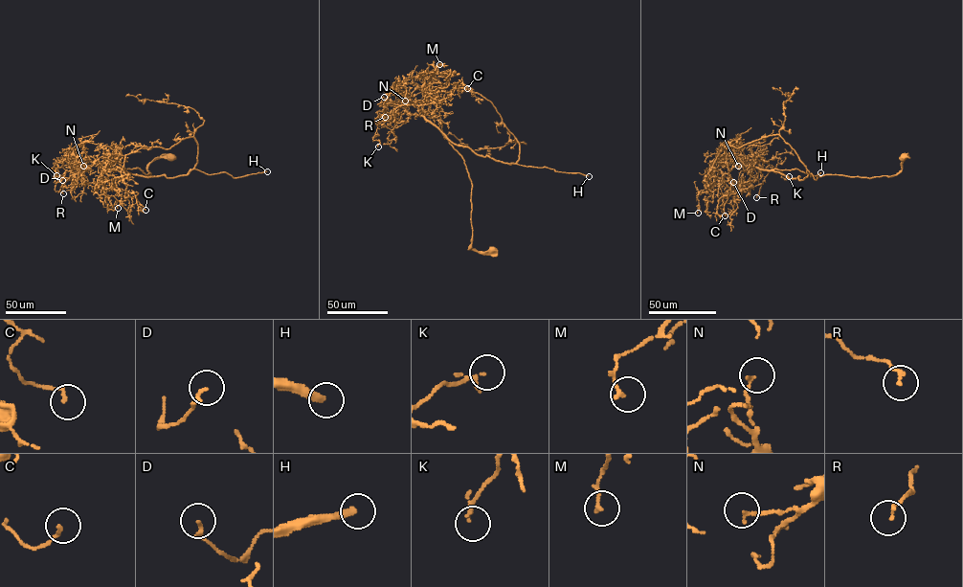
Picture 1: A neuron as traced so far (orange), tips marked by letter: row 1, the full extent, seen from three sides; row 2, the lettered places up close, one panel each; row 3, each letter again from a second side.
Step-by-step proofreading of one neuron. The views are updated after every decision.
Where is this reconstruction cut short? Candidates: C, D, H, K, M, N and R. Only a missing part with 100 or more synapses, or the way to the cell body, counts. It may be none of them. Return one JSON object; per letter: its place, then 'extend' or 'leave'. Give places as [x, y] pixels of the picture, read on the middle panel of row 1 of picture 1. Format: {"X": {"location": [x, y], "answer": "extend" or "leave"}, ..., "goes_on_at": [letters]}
{"C": {"location": [467, 88], "answer": "leave"}, "D": {"location": [384, 97], "answer": "leave"}, "H": {"location": [589, 176], "answer": "extend"}, "K": {"location": [378, 146], "answer": "leave"}, "M": {"location": [439, 64], "answer": "leave"}, "N": {"location": [405, 101], "answer": "leave"}, "R": {"location": [385, 117], "answer": "leave"}, "goes_on_at": ["H"]}

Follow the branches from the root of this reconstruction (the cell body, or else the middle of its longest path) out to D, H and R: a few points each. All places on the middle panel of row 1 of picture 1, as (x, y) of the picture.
D: (493, 250), (469, 249), (472, 182), (461, 156), (426, 118), (420, 104), (381, 102), (384, 97)
H: (493, 250), (469, 249), (472, 182), (462, 157), (441, 131), (454, 143), (495, 160), (589, 176)
R: (493, 250), (469, 249), (472, 182), (461, 156), (422, 116), (411, 114), (391, 132), (376, 120), (385, 117)

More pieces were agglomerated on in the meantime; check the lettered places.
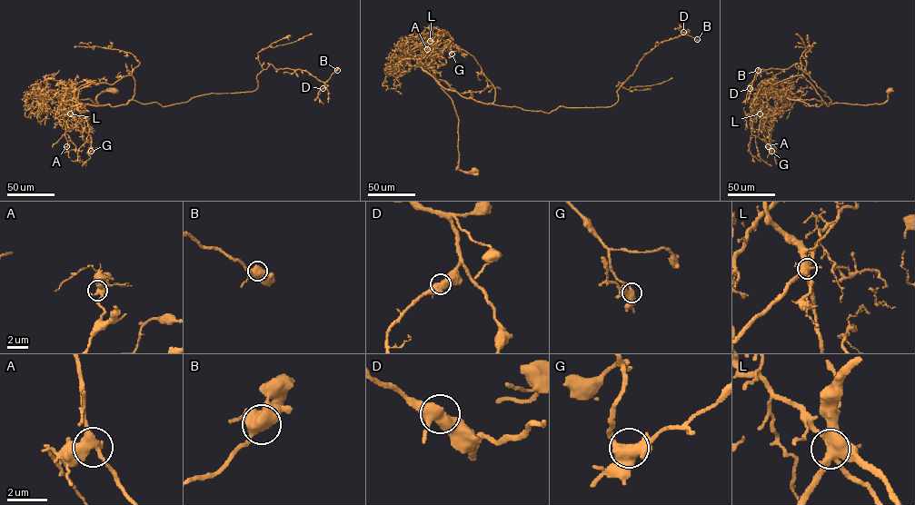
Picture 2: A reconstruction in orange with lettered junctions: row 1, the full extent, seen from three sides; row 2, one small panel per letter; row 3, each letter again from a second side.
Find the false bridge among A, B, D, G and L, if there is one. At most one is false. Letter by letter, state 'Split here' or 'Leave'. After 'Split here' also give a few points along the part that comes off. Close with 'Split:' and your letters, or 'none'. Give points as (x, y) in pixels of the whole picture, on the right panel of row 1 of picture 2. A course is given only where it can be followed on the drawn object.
A: Leave
B: Leave
D: Leave
G: Leave
L: Split here. Course of the part to remove: (760, 113), (750, 122), (750, 133), (755, 136), (760, 158), (771, 165)
Split: L

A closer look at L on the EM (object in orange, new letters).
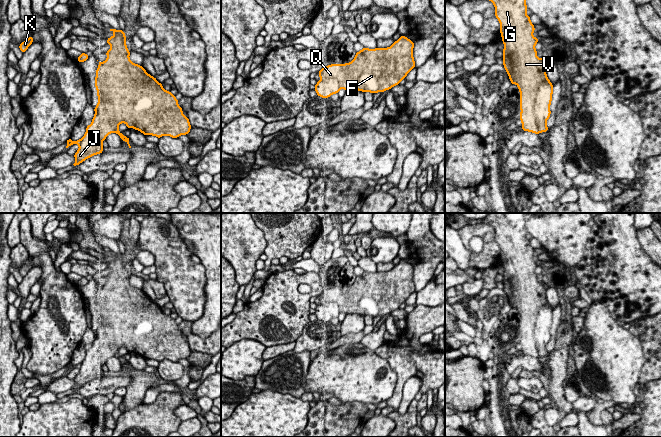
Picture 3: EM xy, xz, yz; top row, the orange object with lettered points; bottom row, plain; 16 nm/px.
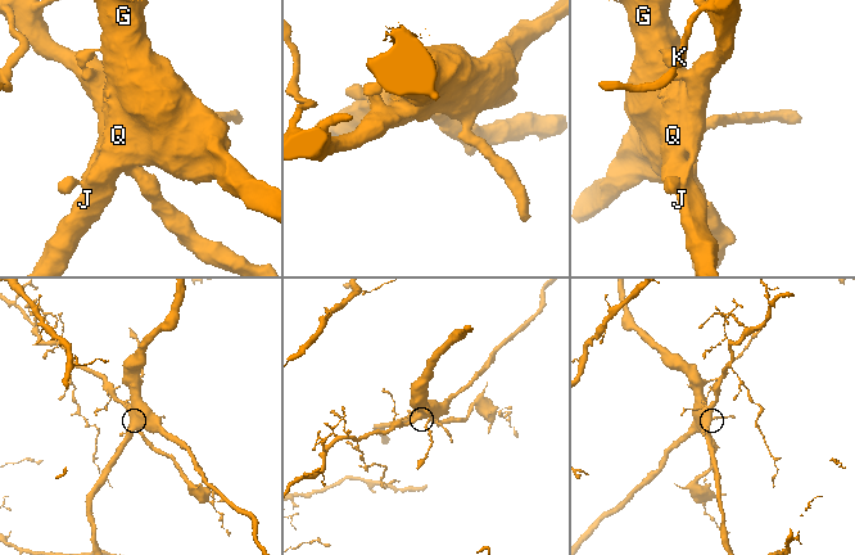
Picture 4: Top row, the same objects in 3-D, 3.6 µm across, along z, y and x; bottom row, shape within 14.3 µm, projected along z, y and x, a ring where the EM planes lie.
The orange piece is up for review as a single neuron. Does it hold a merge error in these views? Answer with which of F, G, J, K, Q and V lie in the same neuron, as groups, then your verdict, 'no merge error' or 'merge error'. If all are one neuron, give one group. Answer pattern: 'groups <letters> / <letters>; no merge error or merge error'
groups F G J Q V / K; merge error

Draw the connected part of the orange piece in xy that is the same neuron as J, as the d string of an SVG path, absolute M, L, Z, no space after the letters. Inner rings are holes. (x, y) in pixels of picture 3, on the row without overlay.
M110 253L114 259L107 263L111 272L106 276L107 283L96 294L95 311L97 314L98 328L94 332L95 339L92 347L86 351L79 373L74 378L76 383L74 390L79 389L86 383L103 376L102 366L107 359L113 357L116 350L125 347L129 352L139 354L144 359L153 359L161 362L164 359L178 362L190 356L189 343L184 340L182 331L170 315L166 315L155 301L146 296L143 290L130 285L130 275L125 267L126 260L121 253ZM106 323L111 324L113 342L107 338L103 331Z

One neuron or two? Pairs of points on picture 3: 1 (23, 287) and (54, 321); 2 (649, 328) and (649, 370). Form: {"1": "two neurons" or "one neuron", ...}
{"1": "two neurons", "2": "one neuron"}

